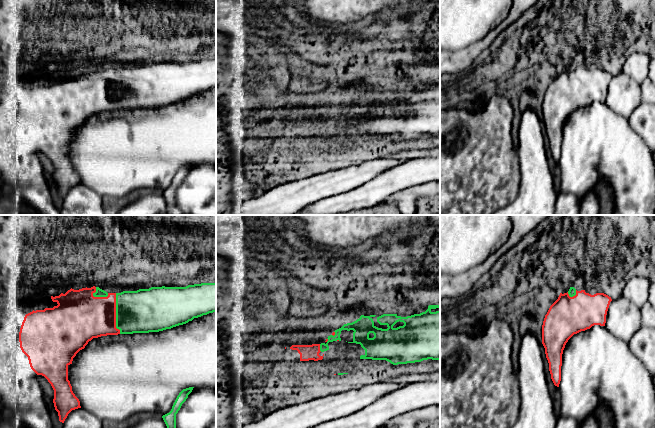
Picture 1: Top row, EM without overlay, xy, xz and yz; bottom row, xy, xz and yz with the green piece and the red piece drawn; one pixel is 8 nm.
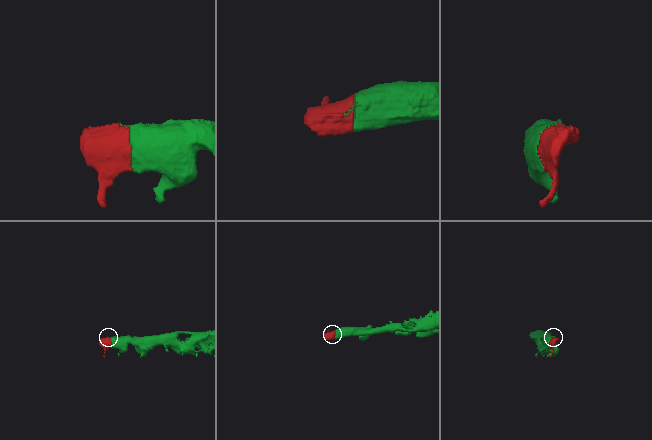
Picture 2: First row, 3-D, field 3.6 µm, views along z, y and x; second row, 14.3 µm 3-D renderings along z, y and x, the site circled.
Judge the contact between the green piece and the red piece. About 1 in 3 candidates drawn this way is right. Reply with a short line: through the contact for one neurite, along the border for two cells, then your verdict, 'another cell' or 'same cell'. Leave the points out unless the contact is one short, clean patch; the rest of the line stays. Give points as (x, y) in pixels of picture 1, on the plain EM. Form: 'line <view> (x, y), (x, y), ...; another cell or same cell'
same cell

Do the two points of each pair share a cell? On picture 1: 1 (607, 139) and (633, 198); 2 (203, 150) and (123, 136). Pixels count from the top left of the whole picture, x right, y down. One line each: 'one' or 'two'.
1: one
2: one

